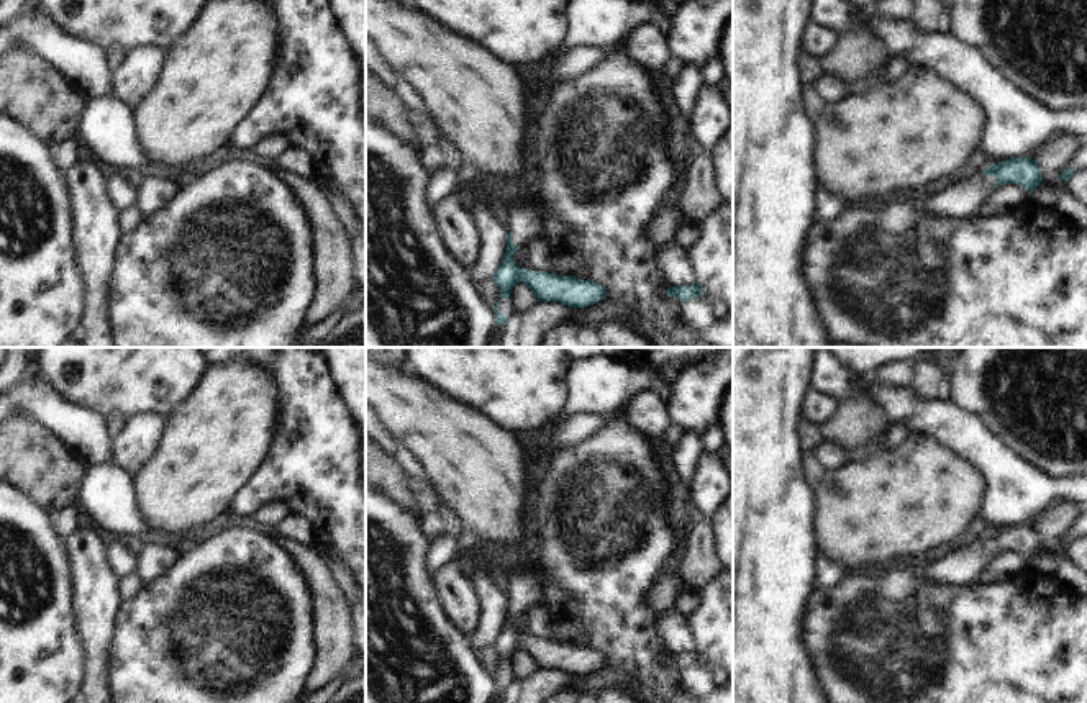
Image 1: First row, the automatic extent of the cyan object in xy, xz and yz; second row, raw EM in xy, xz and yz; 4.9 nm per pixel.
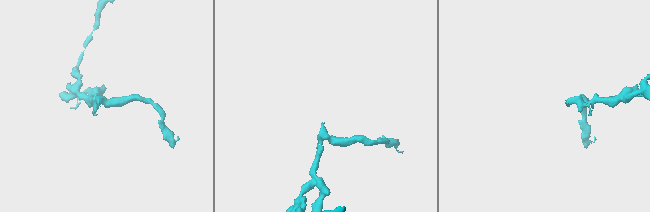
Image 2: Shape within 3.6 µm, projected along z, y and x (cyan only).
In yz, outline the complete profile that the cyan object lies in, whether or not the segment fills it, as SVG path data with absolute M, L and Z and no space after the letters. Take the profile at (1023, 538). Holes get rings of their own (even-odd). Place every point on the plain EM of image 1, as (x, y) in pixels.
M1012 524L998 531L990 531L976 544L931 560L923 577L931 585L962 587L974 583L976 577L985 569L992 557L1002 551L1018 551L1031 560L1041 549L1043 542L1033 524Z

